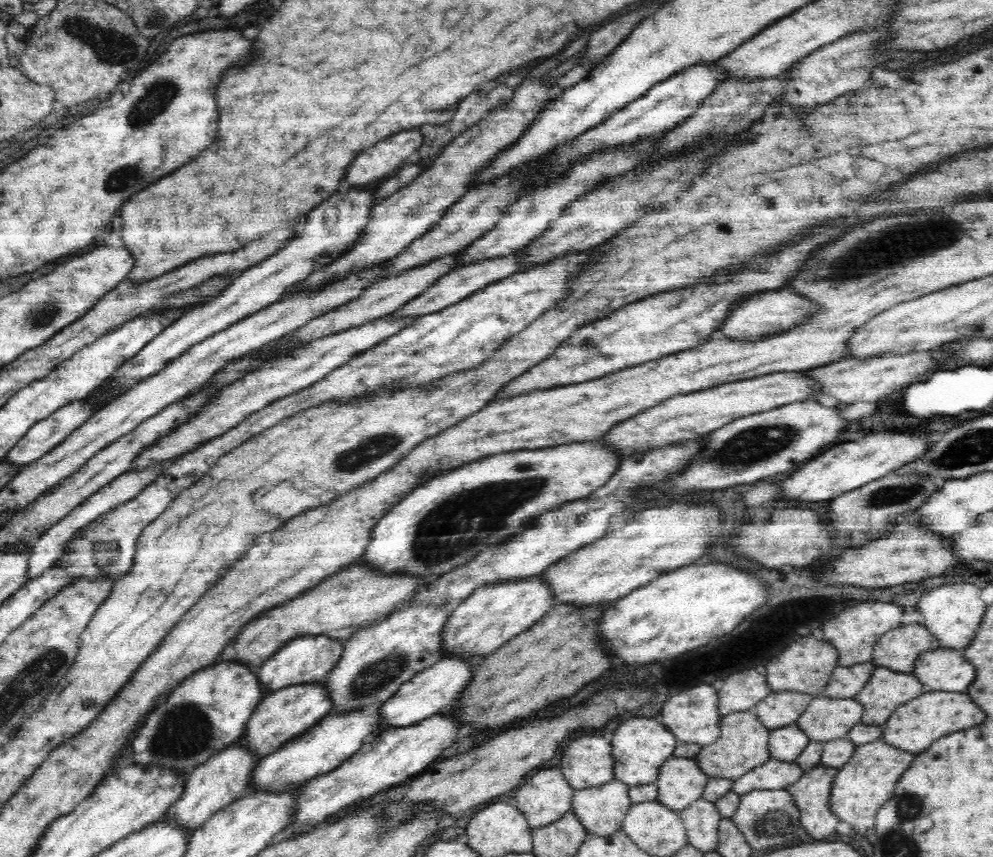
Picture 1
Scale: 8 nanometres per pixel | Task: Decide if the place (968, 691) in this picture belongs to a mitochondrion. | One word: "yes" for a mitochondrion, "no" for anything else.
no

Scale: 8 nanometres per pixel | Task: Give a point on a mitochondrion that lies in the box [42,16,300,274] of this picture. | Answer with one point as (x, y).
(113, 47)

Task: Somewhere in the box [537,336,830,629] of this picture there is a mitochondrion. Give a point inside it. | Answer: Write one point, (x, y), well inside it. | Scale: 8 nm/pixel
(754, 444)

